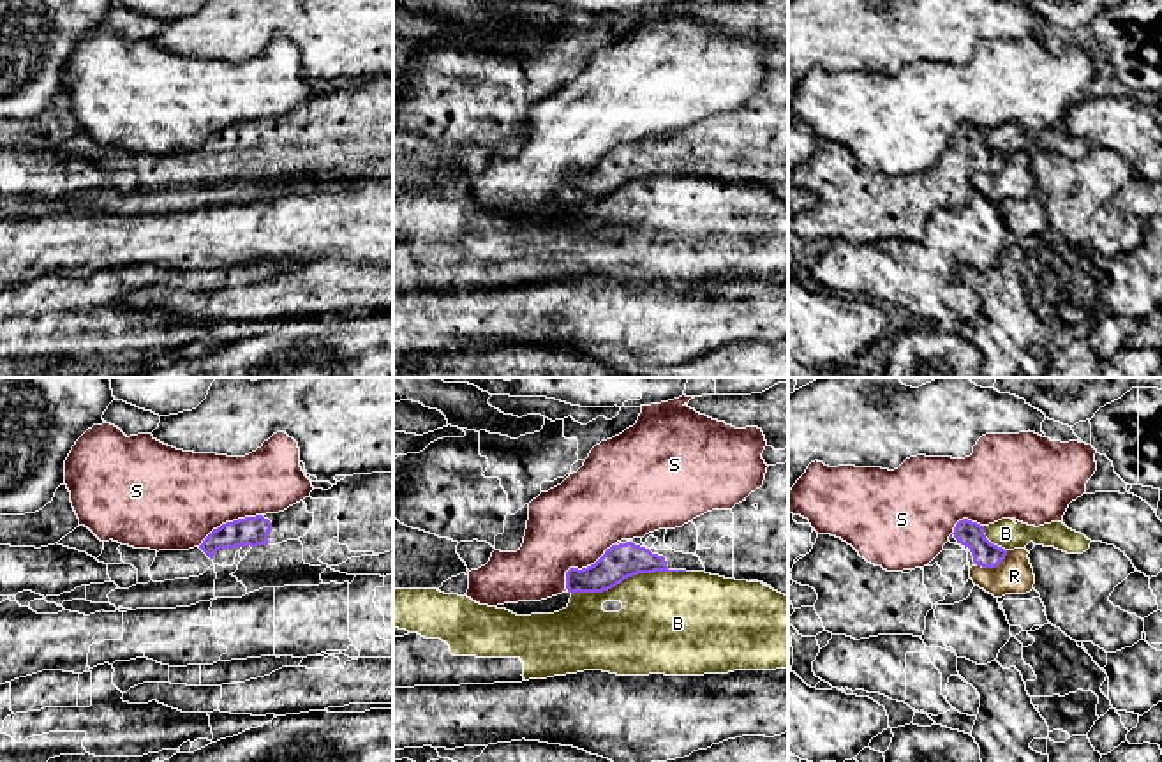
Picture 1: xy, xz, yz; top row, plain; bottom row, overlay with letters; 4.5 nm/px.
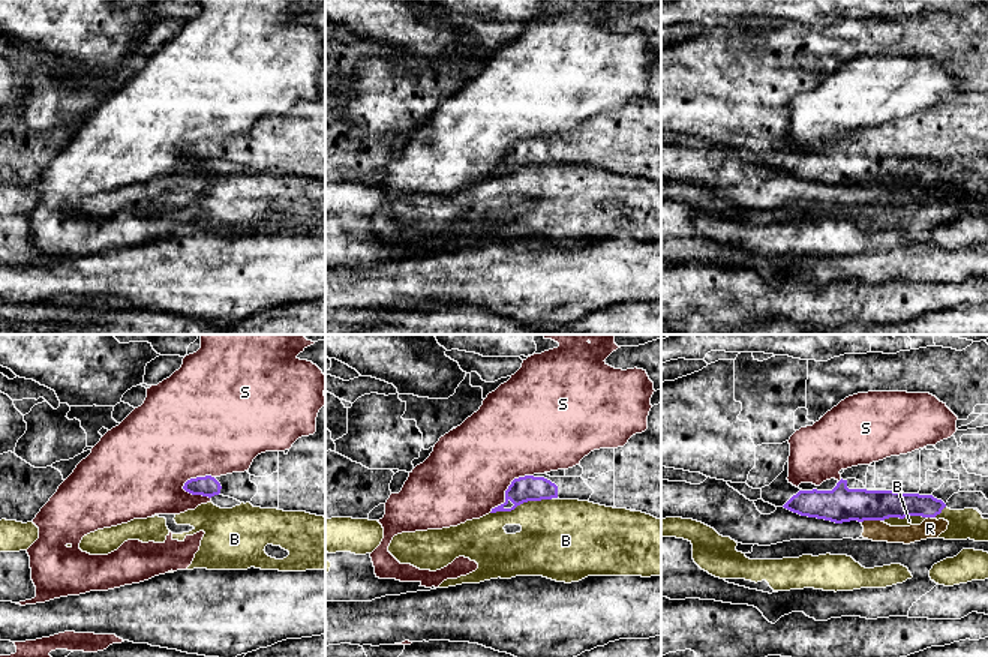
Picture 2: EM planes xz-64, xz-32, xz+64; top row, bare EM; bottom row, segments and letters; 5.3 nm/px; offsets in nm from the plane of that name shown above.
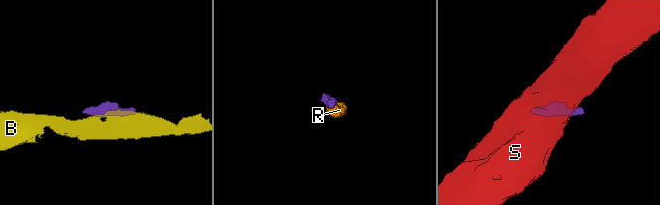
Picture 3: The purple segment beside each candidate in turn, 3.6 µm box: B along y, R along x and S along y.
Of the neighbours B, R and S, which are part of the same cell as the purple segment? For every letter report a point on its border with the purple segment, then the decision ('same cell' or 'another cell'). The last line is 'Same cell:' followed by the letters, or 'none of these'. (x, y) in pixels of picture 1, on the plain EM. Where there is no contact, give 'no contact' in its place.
B: xz (628, 180) | another cell
R: yz (993, 171) | another cell
S: xz (582, 173) | another cell
Same cell: none of these

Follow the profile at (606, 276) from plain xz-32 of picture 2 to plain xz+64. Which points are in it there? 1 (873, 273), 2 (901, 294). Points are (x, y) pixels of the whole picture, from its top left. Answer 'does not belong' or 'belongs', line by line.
1: does not belong
2: belongs

